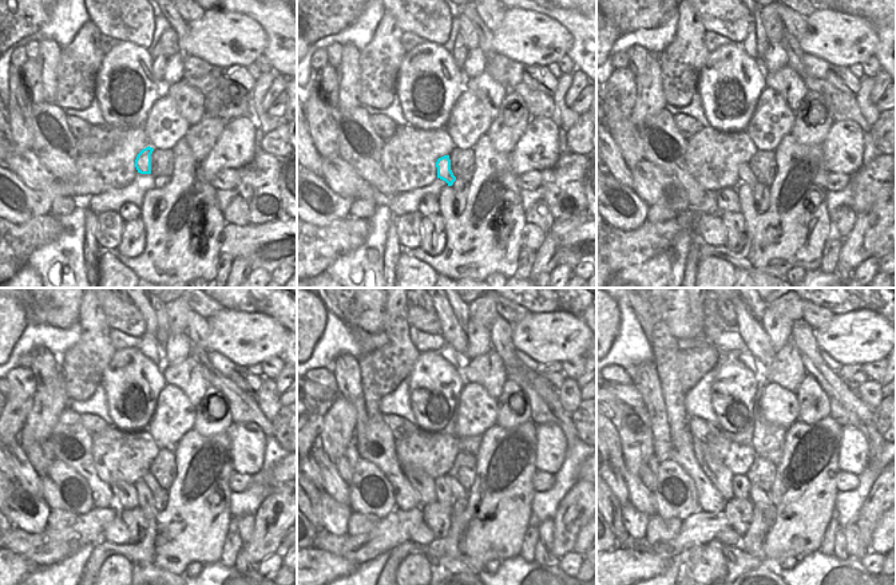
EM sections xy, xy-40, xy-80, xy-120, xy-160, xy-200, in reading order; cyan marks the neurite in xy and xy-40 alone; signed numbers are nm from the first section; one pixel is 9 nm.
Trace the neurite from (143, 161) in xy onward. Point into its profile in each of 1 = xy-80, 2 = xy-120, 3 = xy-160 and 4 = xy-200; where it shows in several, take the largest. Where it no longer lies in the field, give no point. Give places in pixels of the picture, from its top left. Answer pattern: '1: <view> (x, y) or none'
1: xy-80 (745, 174)
2: xy-120 (150, 479)
3: xy-160 (456, 490)
4: xy-200 (761, 499)

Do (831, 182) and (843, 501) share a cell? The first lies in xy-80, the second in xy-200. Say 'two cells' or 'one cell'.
two cells

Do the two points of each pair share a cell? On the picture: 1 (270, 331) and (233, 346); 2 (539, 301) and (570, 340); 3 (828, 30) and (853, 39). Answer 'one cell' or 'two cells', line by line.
1: one cell
2: two cells
3: one cell

